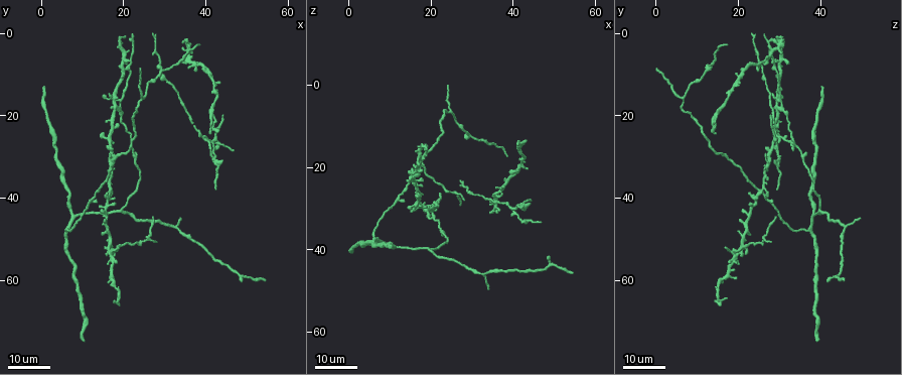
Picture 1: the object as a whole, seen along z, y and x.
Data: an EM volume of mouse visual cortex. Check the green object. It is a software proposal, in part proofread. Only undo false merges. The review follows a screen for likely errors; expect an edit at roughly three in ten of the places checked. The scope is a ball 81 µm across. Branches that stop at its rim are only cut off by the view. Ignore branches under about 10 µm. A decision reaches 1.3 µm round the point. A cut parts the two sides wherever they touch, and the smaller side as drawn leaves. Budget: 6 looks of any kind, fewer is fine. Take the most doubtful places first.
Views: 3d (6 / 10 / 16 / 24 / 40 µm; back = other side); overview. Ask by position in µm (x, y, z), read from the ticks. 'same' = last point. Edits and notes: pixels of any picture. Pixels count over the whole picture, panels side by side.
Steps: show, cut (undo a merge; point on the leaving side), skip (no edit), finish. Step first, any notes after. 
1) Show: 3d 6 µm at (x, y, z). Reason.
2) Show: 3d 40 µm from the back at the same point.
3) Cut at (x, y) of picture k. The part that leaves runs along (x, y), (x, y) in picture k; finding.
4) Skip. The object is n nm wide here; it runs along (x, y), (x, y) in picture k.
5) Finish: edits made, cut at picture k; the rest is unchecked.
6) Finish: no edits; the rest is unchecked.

Show: 3d 24 µm at (17.0, 54.0, 19.5). Four or more arms meet.

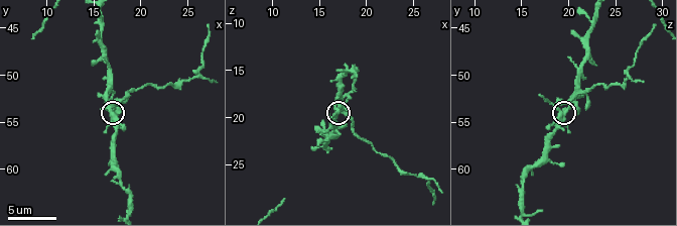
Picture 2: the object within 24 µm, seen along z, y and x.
Show: 3d 6 µm at (17.0, 54.2, 19.2).

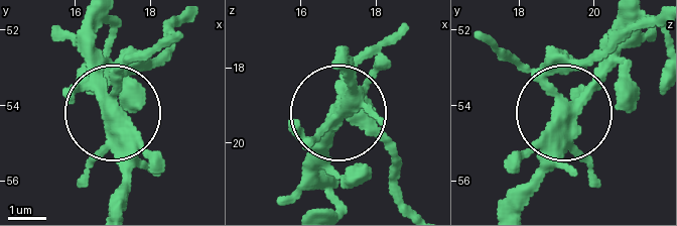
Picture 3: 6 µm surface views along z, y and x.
Show: 3d 6 µm from the back at (17.00, 54.05, 19.10).

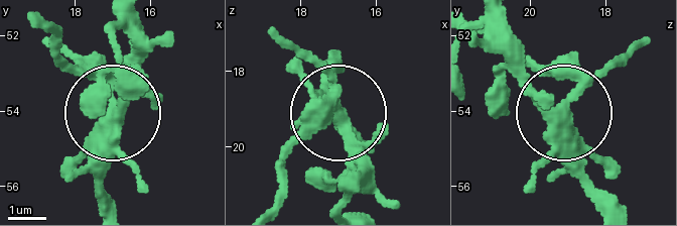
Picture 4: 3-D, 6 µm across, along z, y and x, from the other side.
Cut at (76, 66) of picture 4. The object is 340 nm wide here; a second cell is stuck on.

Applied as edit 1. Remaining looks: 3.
Show: 3d 24 µm at (19.0, 16.0, 30.0).

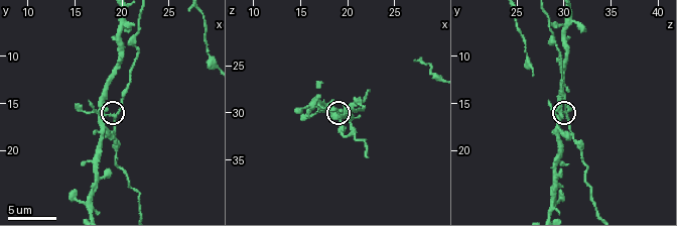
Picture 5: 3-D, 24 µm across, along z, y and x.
Show: 3d 6 µm at (19.4, 16.4, 29.8).

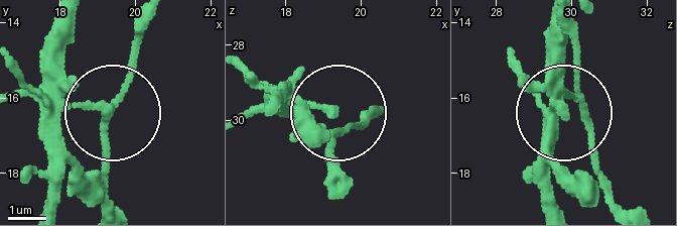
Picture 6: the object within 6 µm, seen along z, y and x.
Skip. The side arm is 19 µm long; it runs along (111, 204), (105, 136), (115, 117), (76, 104), (40, 72) in picture 6; continuous, no second cell.

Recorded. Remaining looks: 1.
Finish: edits made, cut at picture 4; the rest is unchecked.

